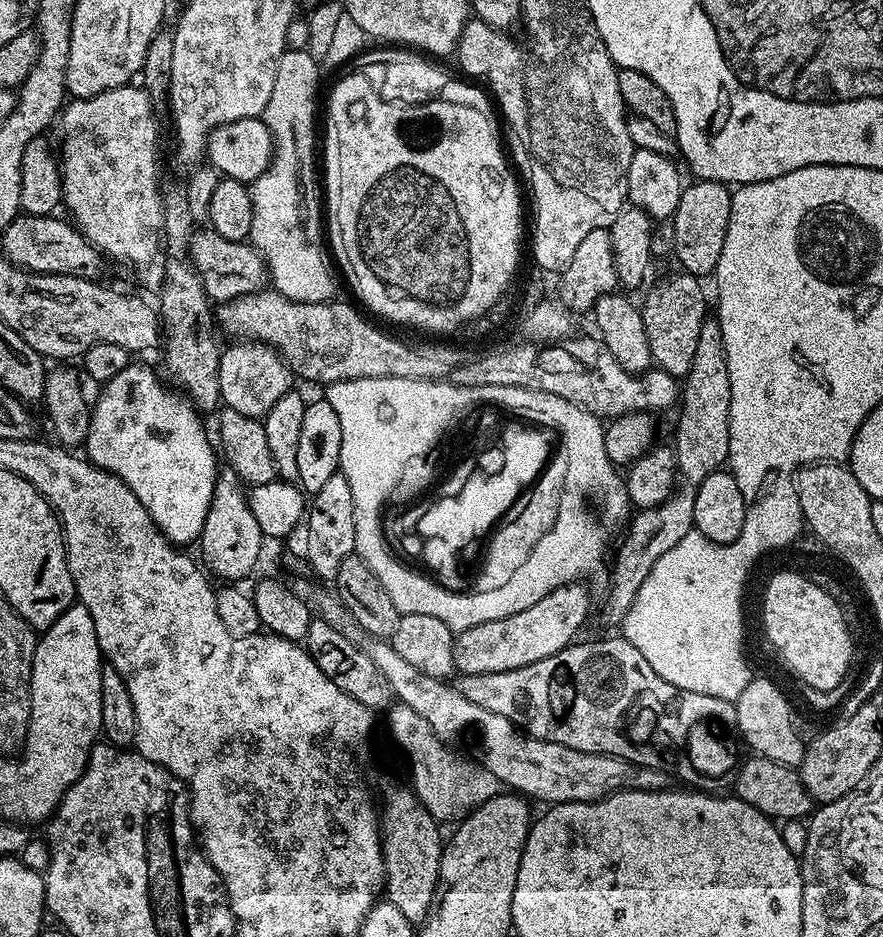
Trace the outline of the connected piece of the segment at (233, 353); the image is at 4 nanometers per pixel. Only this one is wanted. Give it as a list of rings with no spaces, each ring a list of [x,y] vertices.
[[[232,342],[220,354],[218,366],[218,386],[223,407],[238,410],[238,414],[246,414],[262,418],[286,394],[294,383],[292,372],[275,348],[259,342]]]

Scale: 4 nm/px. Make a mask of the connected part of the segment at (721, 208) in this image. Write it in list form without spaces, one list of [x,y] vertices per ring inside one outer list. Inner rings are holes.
[[[693,179],[685,187],[678,202],[678,210],[672,216],[672,244],[676,247],[679,267],[697,278],[711,277],[722,254],[722,242],[726,242],[726,226],[730,222],[732,192],[729,185],[718,180]]]

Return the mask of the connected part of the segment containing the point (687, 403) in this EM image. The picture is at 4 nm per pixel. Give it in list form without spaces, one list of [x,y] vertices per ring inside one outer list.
[[[705,319],[698,334],[694,362],[682,380],[682,407],[679,412],[680,421],[676,424],[674,443],[678,487],[666,502],[653,508],[641,508],[635,513],[637,516],[633,518],[616,552],[616,561],[610,564],[612,585],[604,600],[604,620],[608,624],[619,625],[623,621],[634,602],[634,594],[638,594],[646,574],[650,574],[654,568],[654,562],[658,562],[666,550],[678,546],[678,542],[682,542],[682,538],[693,531],[696,488],[710,474],[721,471],[727,465],[730,450],[730,370],[726,366],[726,350],[719,319]]]

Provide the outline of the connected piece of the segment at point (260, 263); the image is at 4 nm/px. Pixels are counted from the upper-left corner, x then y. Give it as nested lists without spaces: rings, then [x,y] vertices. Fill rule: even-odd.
[[[211,230],[193,231],[188,247],[188,260],[200,275],[200,281],[212,302],[227,302],[246,294],[263,292],[270,280],[267,264],[251,243],[242,240],[230,242],[230,238],[222,238],[222,234]]]

